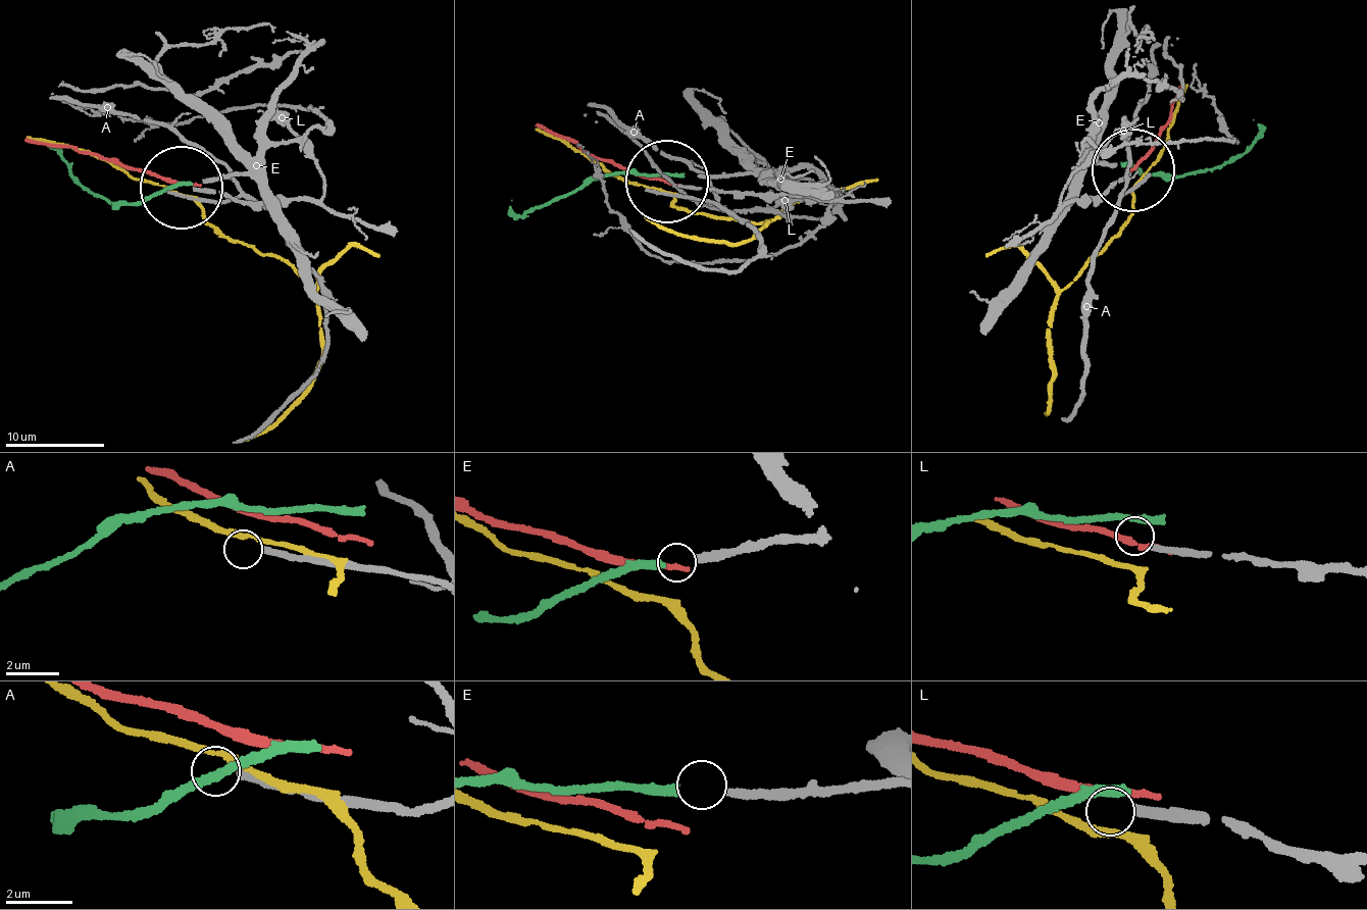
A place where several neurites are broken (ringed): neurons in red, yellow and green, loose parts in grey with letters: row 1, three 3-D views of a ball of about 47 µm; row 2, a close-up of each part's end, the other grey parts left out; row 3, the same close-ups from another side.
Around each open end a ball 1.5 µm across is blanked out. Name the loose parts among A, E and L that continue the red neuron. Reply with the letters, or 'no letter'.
no letter

